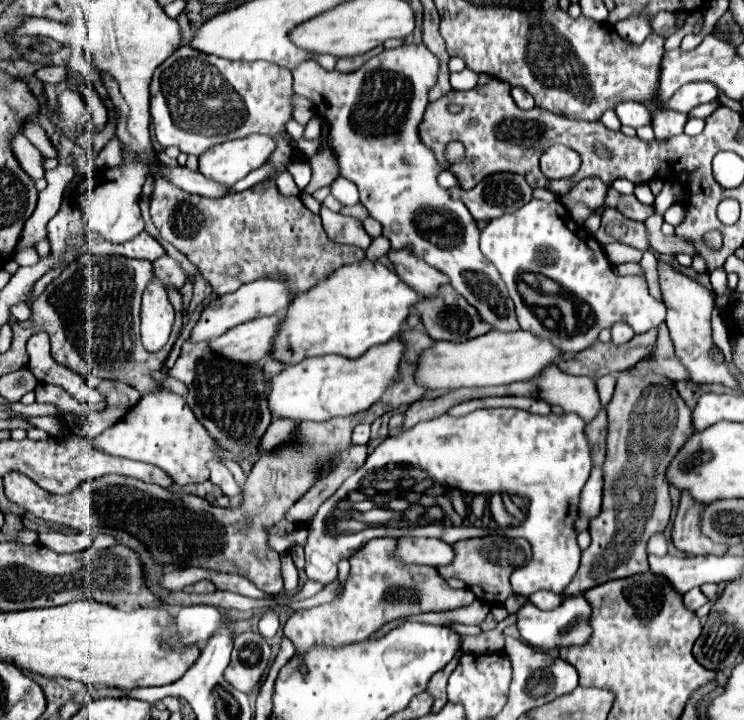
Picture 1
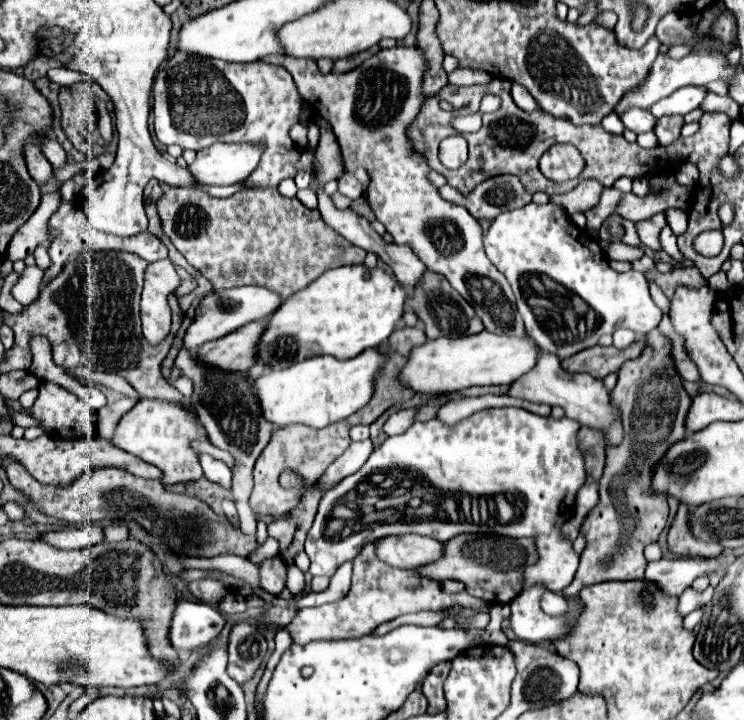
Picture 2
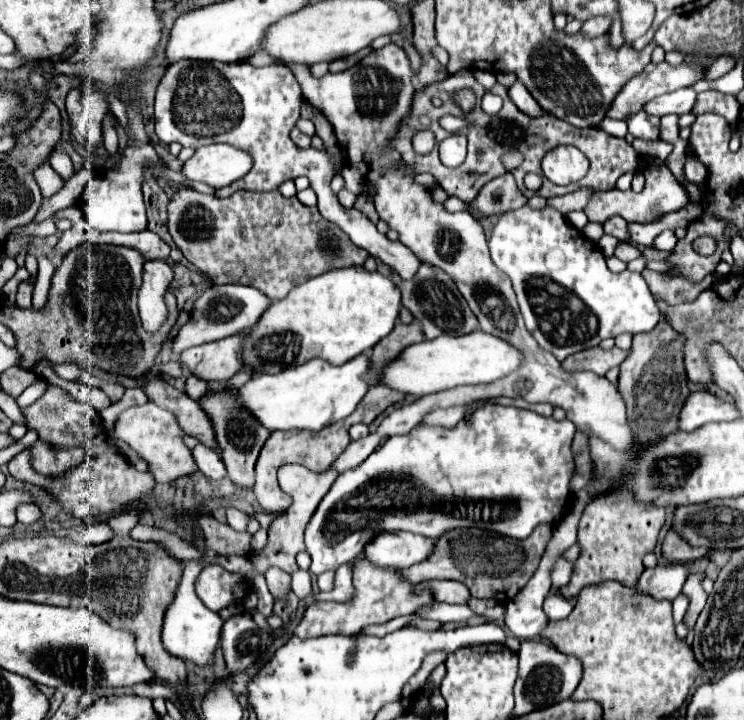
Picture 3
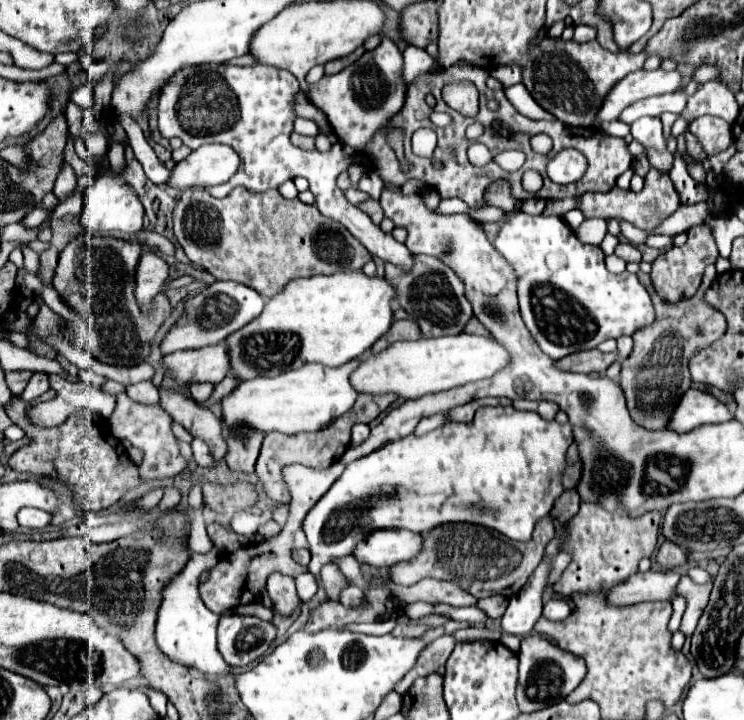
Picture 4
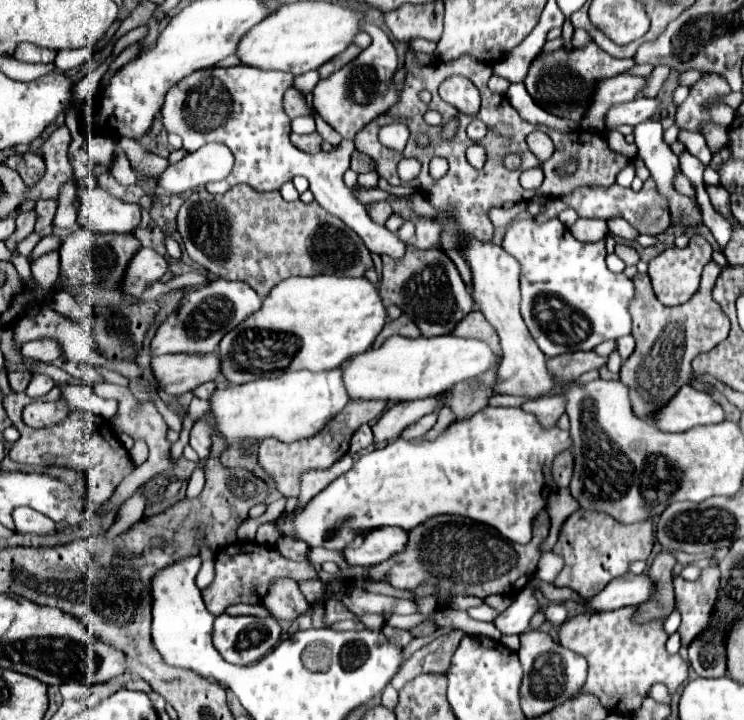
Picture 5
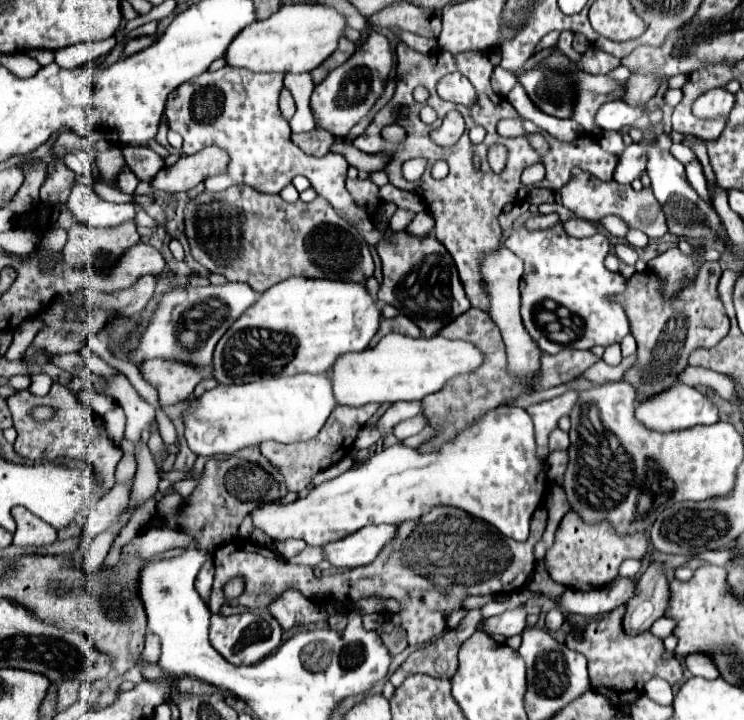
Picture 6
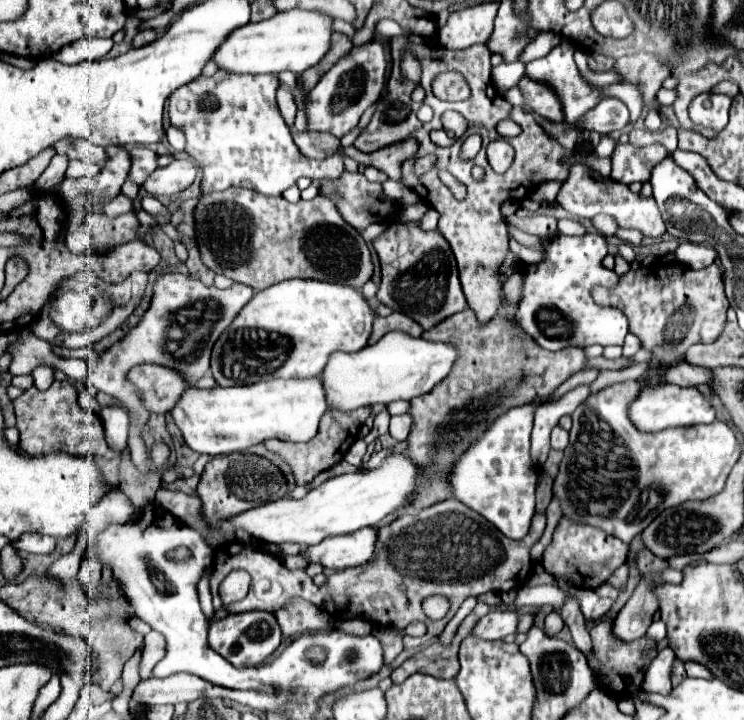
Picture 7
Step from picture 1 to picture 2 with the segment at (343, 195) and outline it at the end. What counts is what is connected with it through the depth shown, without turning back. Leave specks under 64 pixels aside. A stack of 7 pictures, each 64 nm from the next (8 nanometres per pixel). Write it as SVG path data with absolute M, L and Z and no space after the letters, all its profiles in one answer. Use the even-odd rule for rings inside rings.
M344 172L344 174L338 178L338 190L340 190L344 196L352 198L352 200L356 200L358 196L362 196L362 184L358 184L358 180L354 180L354 176L350 176L348 172Z

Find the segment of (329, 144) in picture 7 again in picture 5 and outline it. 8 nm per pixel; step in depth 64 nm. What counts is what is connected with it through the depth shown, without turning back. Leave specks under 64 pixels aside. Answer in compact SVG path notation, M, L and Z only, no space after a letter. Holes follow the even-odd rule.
M312 132L312 134L306 134L306 136L300 136L300 134L292 134L290 136L294 146L298 146L302 152L308 152L308 154L316 154L322 150L322 136L318 132Z

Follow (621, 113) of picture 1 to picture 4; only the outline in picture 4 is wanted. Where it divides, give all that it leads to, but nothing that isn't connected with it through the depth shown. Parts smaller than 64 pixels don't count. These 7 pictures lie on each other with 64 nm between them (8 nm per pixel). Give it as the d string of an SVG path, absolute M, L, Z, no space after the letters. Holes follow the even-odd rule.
M644 116L632 124L632 136L644 146L650 168L668 174L674 164L674 154L666 148L666 138L662 134L660 118Z

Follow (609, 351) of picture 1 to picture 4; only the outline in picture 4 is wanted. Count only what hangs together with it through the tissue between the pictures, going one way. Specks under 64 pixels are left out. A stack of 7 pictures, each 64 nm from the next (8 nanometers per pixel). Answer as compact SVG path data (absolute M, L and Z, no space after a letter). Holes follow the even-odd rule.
M582 350L574 352L562 360L556 360L554 366L562 368L564 372L576 372L576 374L588 374L588 372L600 372L604 374L606 368L618 358L616 352L604 354L600 350Z

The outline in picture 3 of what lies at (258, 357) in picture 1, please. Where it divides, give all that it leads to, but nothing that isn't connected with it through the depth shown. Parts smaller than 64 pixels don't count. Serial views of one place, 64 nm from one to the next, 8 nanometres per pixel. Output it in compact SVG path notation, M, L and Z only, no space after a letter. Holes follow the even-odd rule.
M234 334L218 342L190 348L182 352L178 360L182 368L196 378L206 380L210 384L222 384L244 368L240 360L240 348L240 334Z

